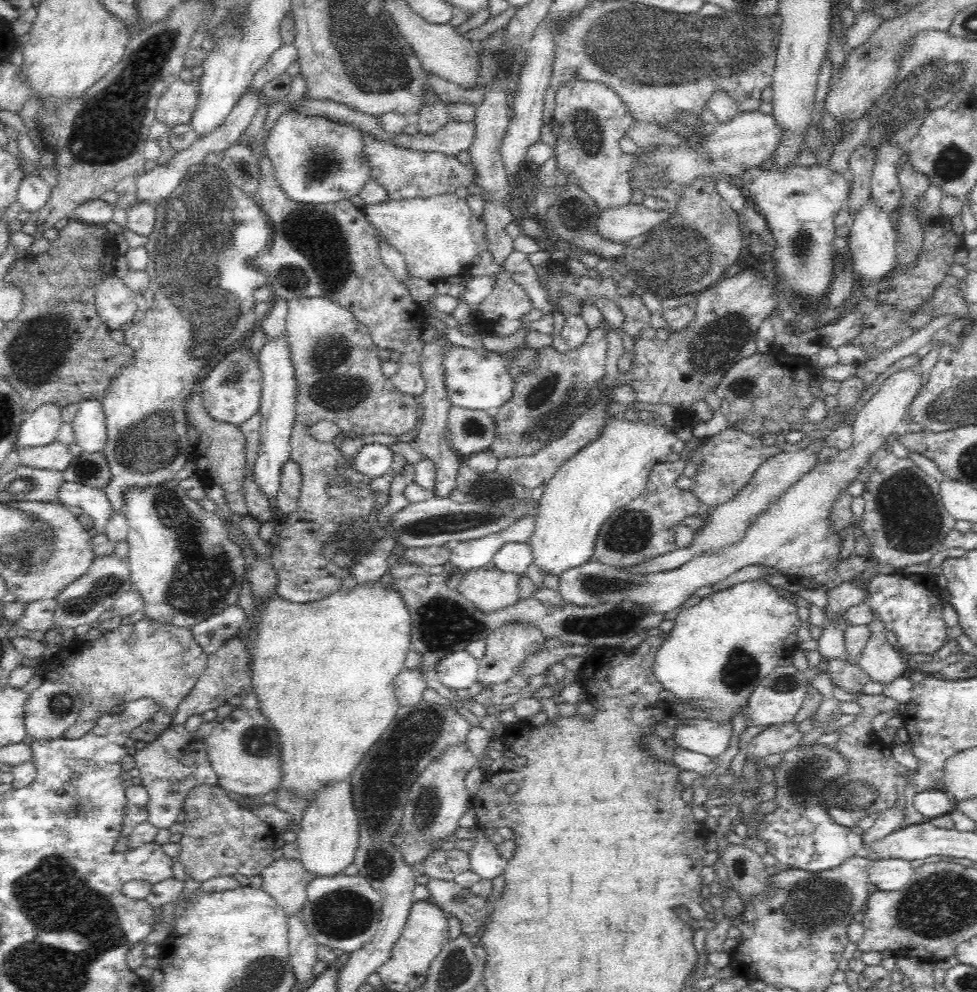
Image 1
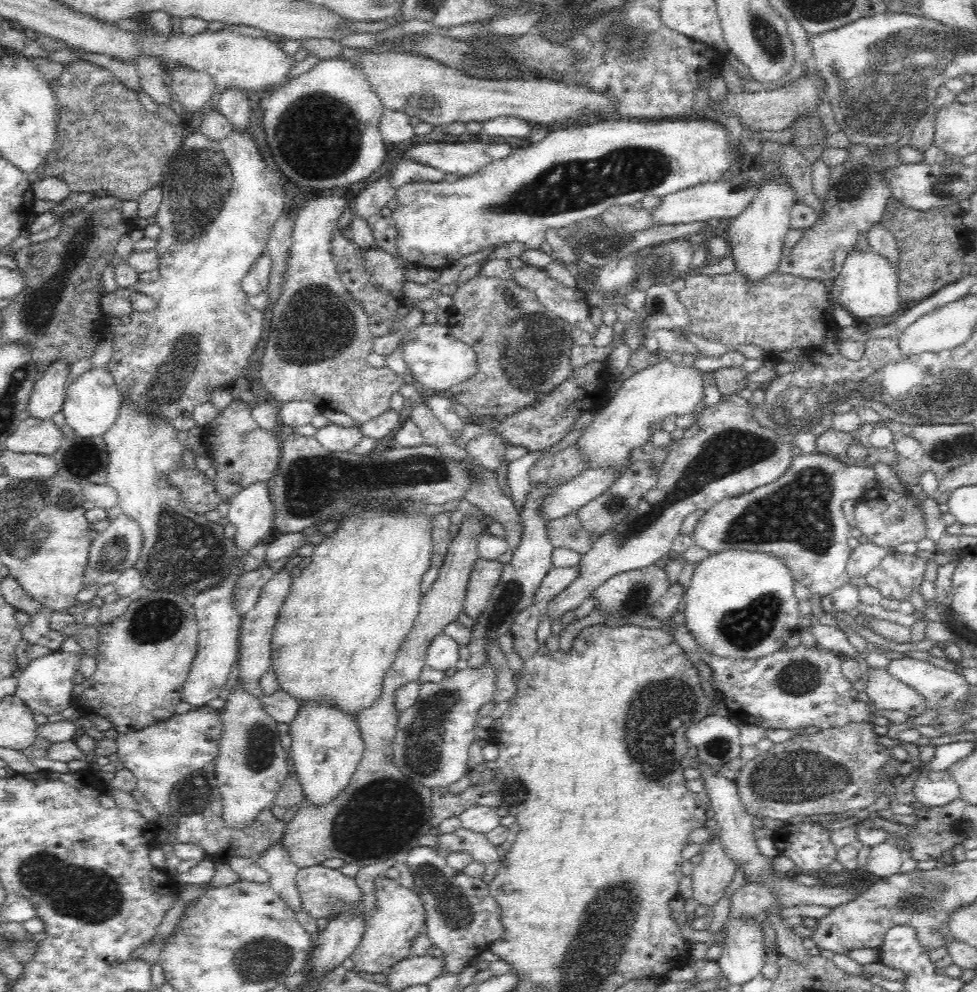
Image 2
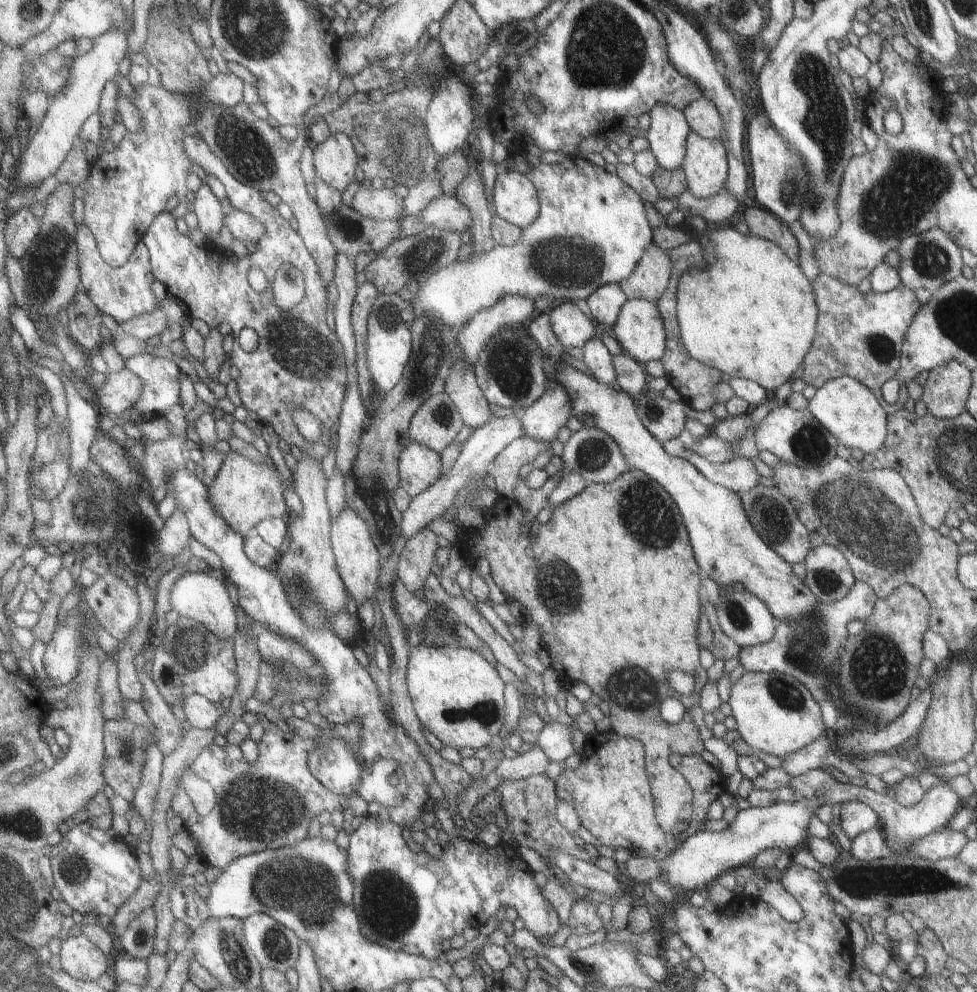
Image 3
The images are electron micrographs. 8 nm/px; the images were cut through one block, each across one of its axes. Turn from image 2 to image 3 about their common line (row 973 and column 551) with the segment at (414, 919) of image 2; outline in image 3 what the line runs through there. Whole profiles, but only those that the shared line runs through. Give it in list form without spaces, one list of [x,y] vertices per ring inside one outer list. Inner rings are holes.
[[[563,361],[551,366],[546,376],[554,380],[551,387],[557,384],[565,390],[571,404],[571,416],[581,421],[583,427],[597,428],[607,434],[617,444],[627,469],[643,472],[667,492],[681,516],[699,576],[711,578],[720,587],[743,586],[755,598],[760,598],[769,614],[777,620],[799,620],[815,608],[817,598],[805,586],[804,580],[799,580],[791,565],[754,533],[739,495],[705,480],[689,461],[665,453],[661,443],[639,422],[632,397],[614,385],[599,384]]]

